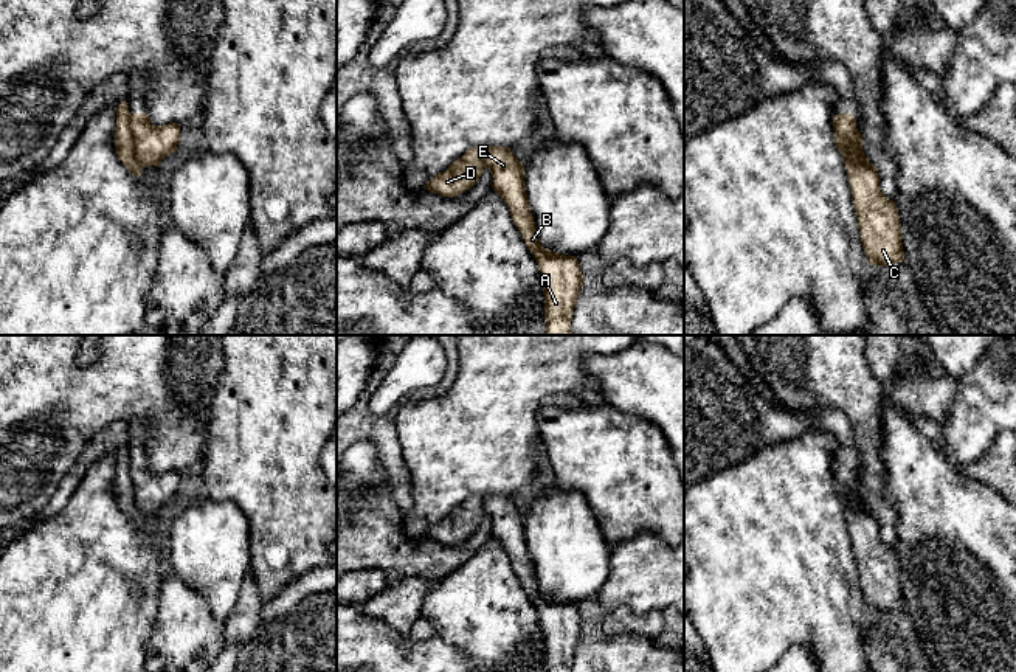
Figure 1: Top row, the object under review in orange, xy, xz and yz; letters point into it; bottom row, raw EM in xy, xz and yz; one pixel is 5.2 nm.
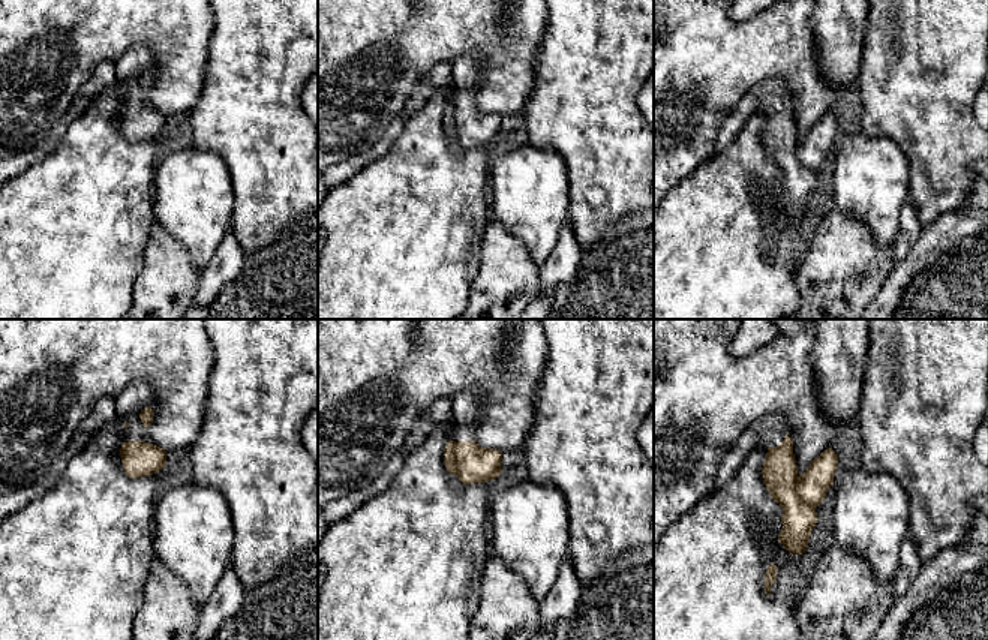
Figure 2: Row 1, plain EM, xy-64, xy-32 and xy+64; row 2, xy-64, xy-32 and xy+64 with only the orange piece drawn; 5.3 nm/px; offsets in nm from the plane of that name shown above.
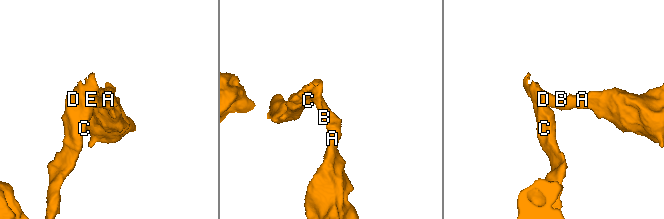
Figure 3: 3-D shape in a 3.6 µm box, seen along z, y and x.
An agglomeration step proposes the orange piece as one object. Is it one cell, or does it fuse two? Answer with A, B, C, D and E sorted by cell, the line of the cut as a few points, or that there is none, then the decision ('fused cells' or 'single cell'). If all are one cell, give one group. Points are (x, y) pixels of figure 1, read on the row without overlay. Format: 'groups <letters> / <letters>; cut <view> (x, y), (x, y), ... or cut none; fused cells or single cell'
groups A B E / C D; cut xy (129, 461), (134, 505), (141, 514); fused cells

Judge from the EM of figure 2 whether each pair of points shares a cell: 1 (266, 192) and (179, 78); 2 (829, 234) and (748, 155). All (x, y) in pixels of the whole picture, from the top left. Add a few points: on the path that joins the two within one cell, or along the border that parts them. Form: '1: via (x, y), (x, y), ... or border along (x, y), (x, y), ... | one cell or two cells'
1: border along (206, 66), (201, 95), (188, 114) | two cells
2: border along (811, 234), (798, 267) | two cells

